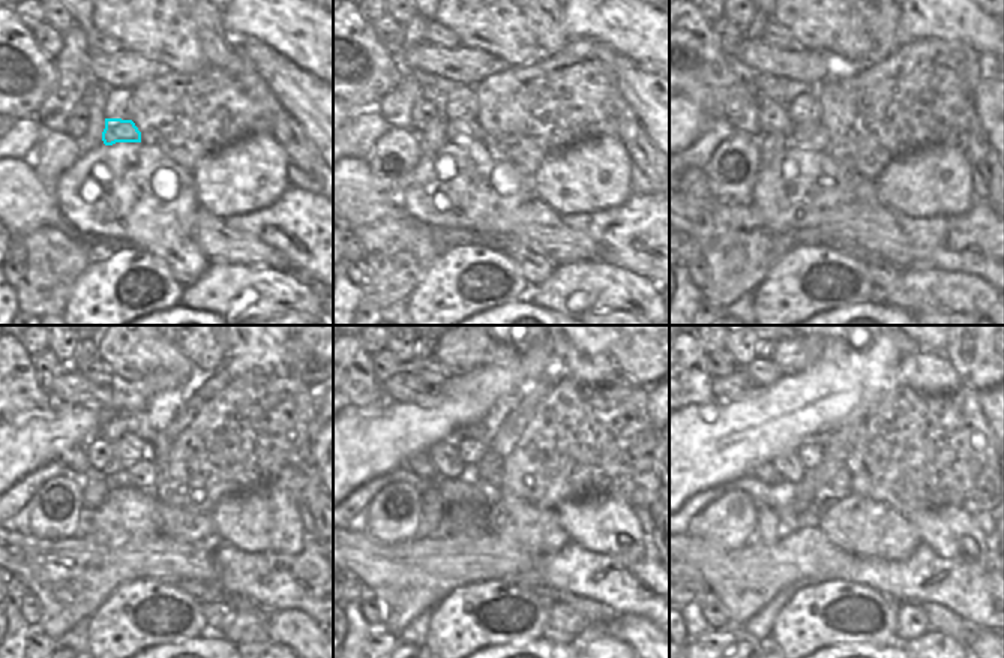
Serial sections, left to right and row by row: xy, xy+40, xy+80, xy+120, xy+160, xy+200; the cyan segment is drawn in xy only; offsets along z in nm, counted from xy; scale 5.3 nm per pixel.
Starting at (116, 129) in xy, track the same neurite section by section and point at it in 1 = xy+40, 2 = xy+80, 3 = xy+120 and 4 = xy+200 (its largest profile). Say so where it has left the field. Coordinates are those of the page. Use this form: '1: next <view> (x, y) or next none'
1: next xy+40 (458, 129)
2: next xy+80 (809, 135)
3: next xy+120 (143, 474)
4: next xy+200 (838, 486)

